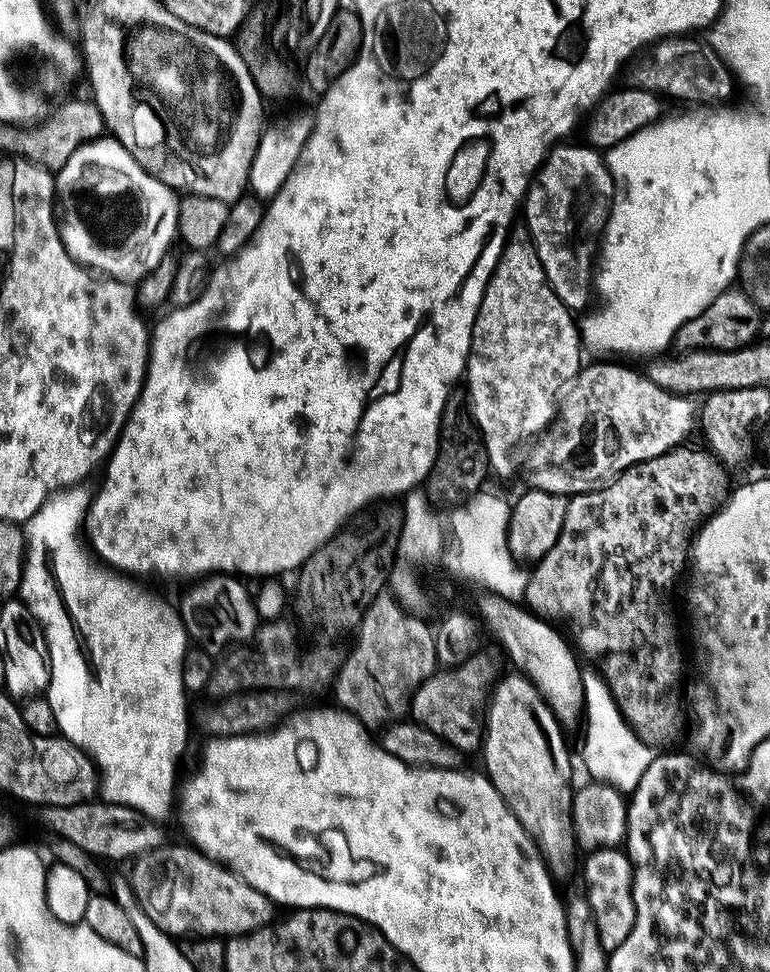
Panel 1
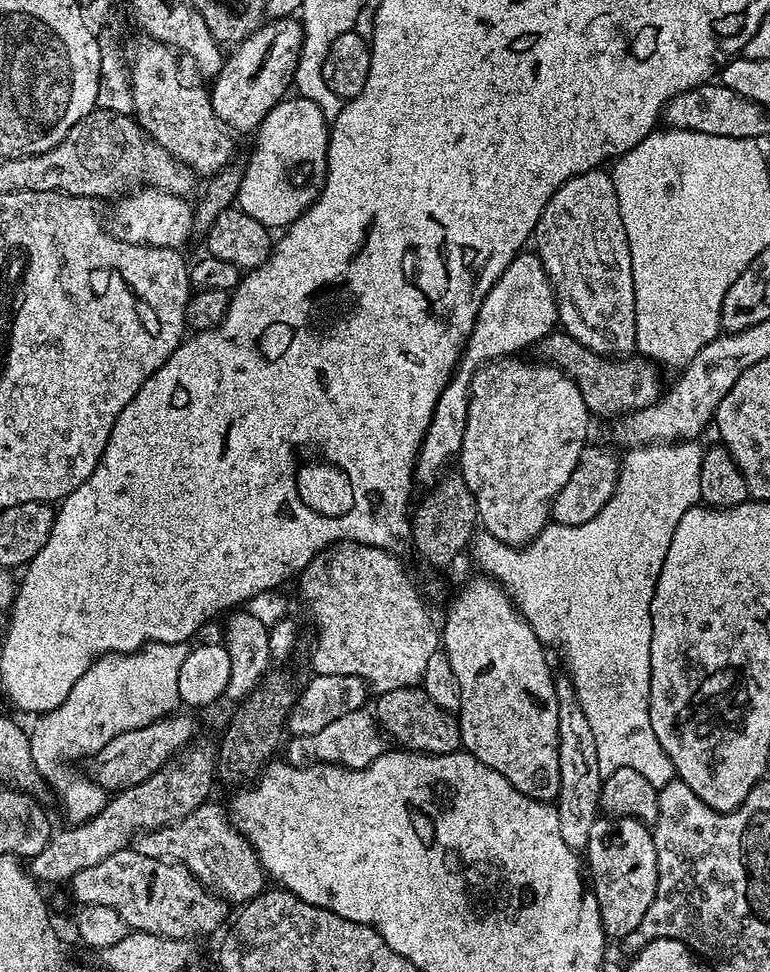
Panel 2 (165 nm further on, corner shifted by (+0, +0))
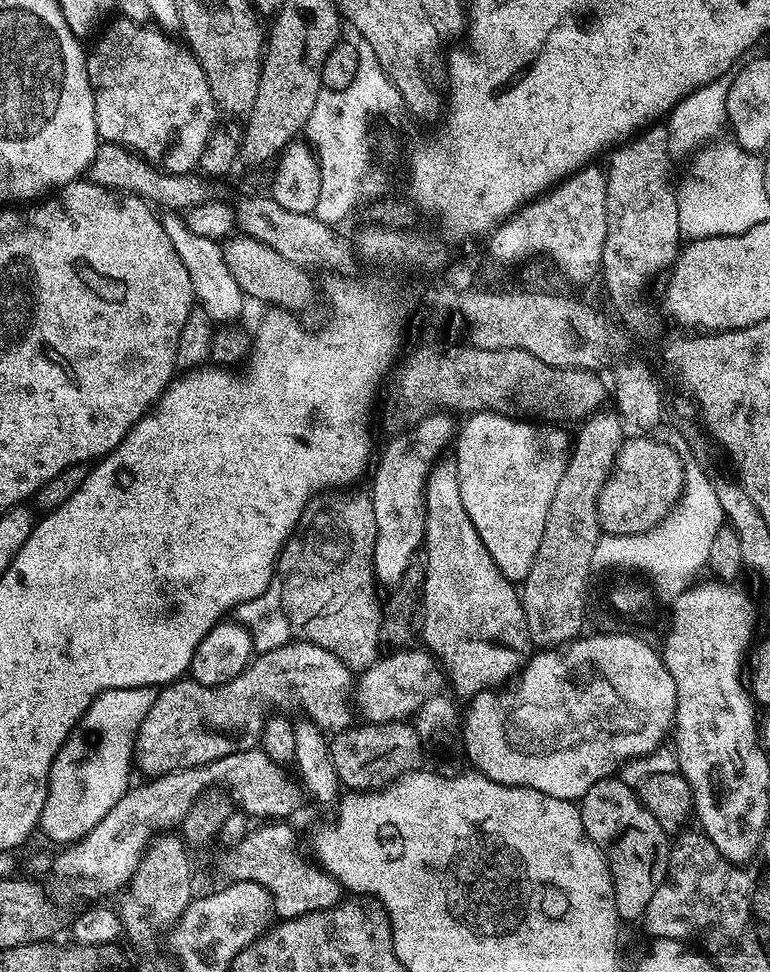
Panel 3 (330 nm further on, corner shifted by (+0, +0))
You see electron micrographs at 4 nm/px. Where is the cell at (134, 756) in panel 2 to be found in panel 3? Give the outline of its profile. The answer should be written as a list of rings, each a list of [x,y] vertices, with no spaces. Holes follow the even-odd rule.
[[[297,639],[269,652],[259,653],[241,676],[222,686],[207,688],[191,678],[173,680],[171,684],[157,691],[154,706],[150,706],[150,714],[146,714],[139,732],[136,733],[135,767],[140,767],[145,772],[143,775],[148,778],[165,776],[178,770],[206,766],[218,758],[226,758],[226,754],[257,747],[264,729],[266,713],[269,711],[267,708],[271,704],[301,704],[304,707],[303,715],[307,719],[313,720],[317,726],[329,733],[341,732],[354,720],[353,711],[350,709],[350,689],[353,684],[353,669],[347,668],[339,658],[330,654],[330,650],[322,650],[322,646],[314,646],[310,642]]]

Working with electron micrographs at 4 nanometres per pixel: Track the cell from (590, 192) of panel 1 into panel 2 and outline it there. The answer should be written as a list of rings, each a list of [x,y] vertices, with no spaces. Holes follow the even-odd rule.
[[[597,170],[570,178],[570,182],[546,202],[546,210],[542,210],[542,218],[536,223],[534,251],[556,295],[559,327],[591,352],[613,358],[635,353],[632,259],[618,210],[618,194],[607,171]]]

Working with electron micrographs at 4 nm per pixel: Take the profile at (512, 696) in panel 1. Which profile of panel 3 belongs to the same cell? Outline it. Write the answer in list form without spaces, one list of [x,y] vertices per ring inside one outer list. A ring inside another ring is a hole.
[[[441,459],[433,468],[424,491],[424,505],[426,522],[422,545],[424,570],[422,640],[424,636],[425,644],[423,647],[435,657],[439,667],[440,664],[444,667],[444,672],[452,683],[451,691],[457,697],[471,698],[480,692],[496,690],[499,684],[506,683],[508,679],[511,681],[528,663],[530,641],[526,614],[520,605],[517,585],[507,580],[502,570],[498,570],[494,558],[490,558],[486,546],[482,546],[478,530],[474,530],[474,522],[470,522],[470,514],[466,514],[466,506],[462,506],[462,490],[458,490],[456,465],[451,459]]]

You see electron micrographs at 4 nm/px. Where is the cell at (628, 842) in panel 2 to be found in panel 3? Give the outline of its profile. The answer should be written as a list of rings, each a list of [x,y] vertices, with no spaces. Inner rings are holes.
[[[620,778],[594,782],[594,786],[590,786],[590,790],[586,790],[586,794],[580,797],[578,807],[586,834],[600,847],[608,863],[608,869],[614,882],[614,906],[618,910],[621,921],[639,921],[644,915],[646,906],[650,906],[650,898],[654,898],[658,886],[664,884],[664,877],[668,874],[669,833],[664,832],[662,826],[658,826],[654,814],[650,814],[650,810],[646,810],[637,789]]]

